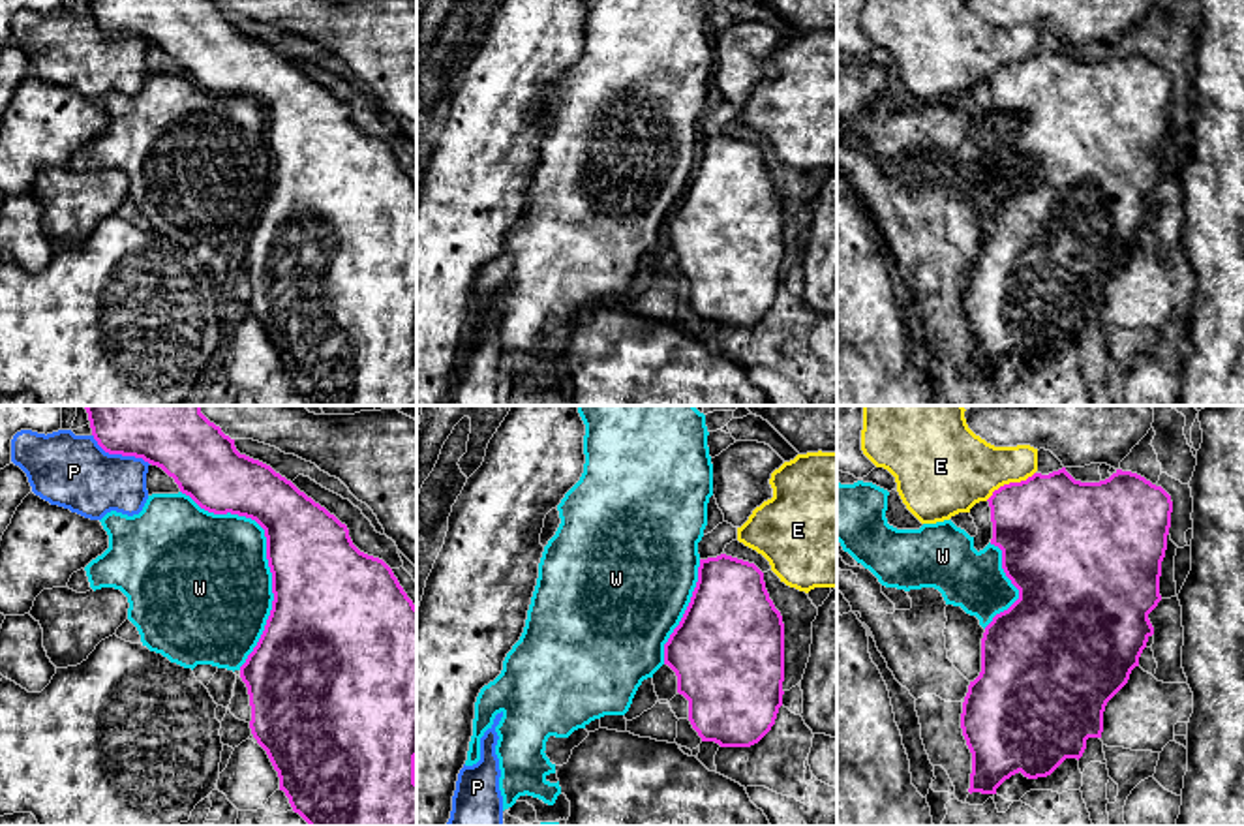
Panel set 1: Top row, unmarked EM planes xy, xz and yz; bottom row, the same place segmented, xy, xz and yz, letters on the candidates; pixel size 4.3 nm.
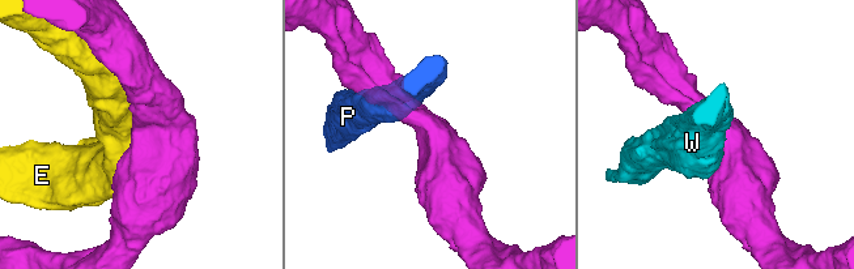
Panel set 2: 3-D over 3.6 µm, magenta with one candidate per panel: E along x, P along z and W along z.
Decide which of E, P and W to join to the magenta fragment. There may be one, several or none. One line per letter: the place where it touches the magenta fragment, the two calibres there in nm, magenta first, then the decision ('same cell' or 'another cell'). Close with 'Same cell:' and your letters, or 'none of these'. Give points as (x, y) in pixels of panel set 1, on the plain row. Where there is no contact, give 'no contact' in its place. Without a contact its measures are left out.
E: meets magenta in yz at (1010, 62); 440 nm thick on the magenta side, 340 nm on the other; another cell
P: meets magenta in xy at (119, 32); 220 nm thick on the magenta side, 320 nm on the other; another cell
W: meets magenta in xy at (267, 137); 420 nm thick on the magenta side, 500 nm on the other; another cell
Same cell: none of these

